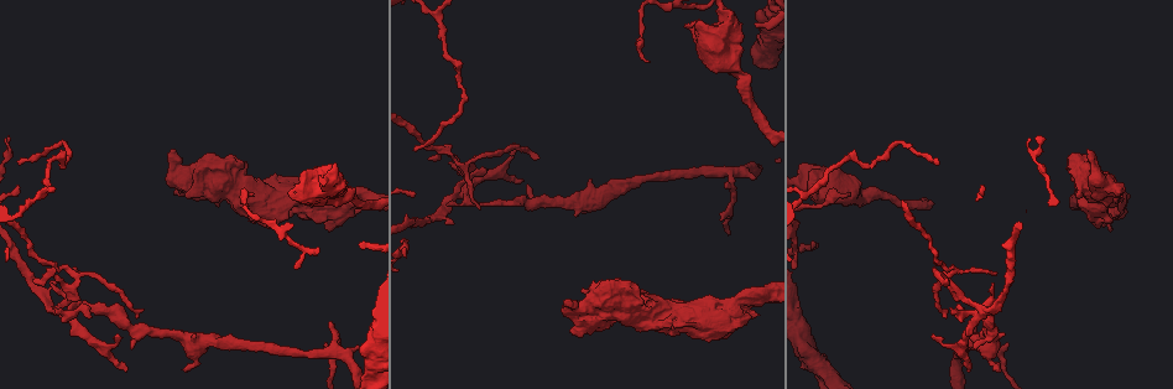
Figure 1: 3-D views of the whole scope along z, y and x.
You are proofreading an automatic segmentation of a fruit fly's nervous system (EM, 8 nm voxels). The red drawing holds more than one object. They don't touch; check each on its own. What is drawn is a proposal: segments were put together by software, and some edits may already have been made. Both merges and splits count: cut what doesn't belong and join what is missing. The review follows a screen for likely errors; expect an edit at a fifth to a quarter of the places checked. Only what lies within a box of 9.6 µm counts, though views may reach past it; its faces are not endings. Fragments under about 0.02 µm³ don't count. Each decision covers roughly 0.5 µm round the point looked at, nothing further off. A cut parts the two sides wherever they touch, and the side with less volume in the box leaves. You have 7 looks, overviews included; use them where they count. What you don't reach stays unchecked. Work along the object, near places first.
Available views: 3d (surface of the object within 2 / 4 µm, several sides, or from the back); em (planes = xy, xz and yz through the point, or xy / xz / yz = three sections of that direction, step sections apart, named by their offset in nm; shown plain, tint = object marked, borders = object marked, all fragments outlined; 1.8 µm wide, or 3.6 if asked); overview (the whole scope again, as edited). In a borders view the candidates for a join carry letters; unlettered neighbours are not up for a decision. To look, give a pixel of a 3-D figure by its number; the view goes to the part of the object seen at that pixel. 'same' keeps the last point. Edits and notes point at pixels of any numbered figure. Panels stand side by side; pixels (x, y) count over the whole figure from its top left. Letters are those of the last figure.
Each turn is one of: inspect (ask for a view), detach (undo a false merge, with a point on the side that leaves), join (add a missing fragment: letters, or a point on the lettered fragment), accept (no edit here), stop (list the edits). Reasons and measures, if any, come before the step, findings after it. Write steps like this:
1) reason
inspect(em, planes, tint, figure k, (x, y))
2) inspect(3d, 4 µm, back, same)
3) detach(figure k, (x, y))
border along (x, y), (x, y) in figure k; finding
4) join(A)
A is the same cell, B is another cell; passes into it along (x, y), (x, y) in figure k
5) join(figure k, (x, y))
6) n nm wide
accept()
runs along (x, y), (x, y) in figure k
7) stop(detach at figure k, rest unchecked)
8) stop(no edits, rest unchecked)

calibre changes
inspect(3d, 4 µm, figure 1, (200, 182))

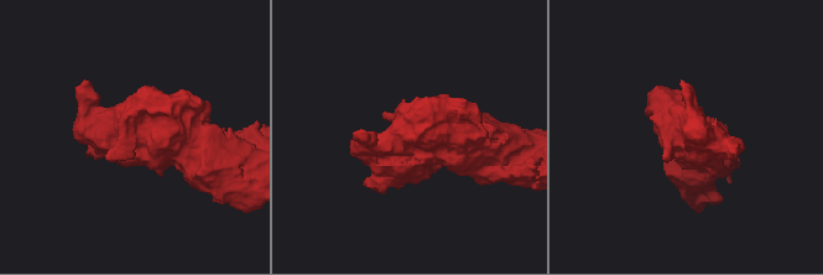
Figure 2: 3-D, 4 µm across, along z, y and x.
inspect(em, 3.6 µm, planes, borders, figure 2, (404, 142))

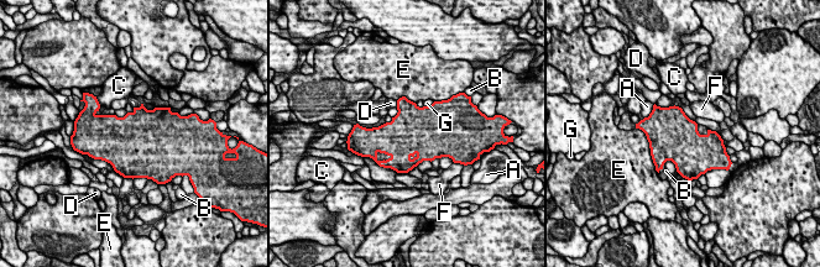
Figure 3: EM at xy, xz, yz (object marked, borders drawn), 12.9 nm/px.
650 nm wide
accept()
A, B, C, D, E, F and G are other cells; border along (656, 104), (670, 106) in figure 3; one cell here

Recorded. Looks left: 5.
thick turns thin
inspect(em, 3.6 µm, xy, step 16, tint, figure 1, (734, 307))

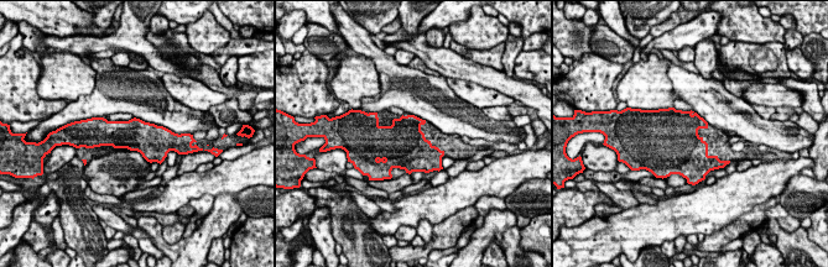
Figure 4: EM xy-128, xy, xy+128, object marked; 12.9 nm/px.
another direction
inspect(em, 3.6 µm, planes, borders, same)

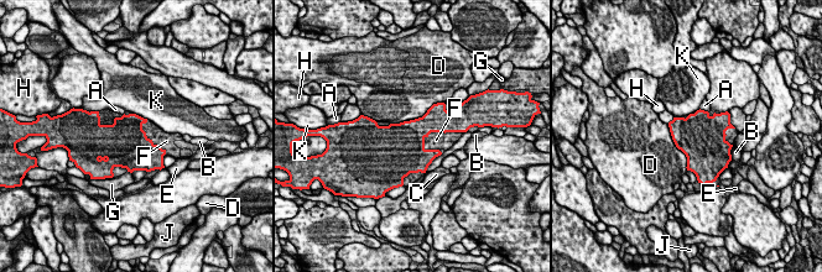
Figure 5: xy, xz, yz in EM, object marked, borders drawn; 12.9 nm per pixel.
D touches over 700 nm
join(F)
F is the same cell, A, B, C, D, E, G, H, J and K are other cells; it goes on there

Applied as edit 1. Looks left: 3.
thick end
inspect(em, xy, step 4, plain, figure 1, (289, 192))

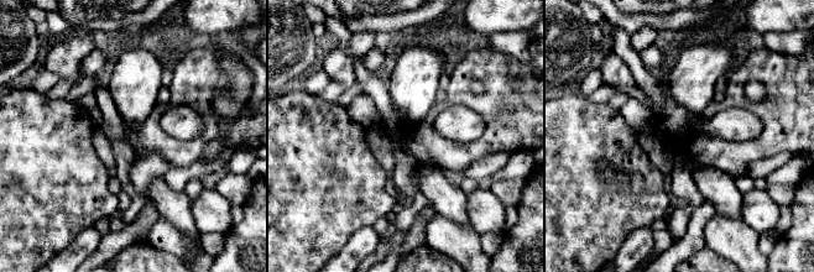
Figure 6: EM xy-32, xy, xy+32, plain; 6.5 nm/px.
what lies round it
inspect(em, xy, step 4, borders, same)

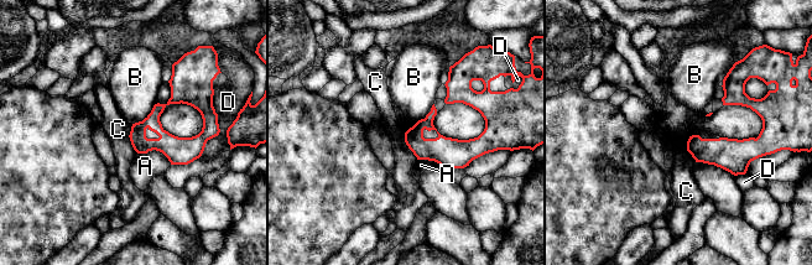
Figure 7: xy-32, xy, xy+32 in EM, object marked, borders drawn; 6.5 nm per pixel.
accept()
A, B, C and D are other cells; no lettered fragment goes on from it

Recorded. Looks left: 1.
stop(join at figure 5, rest unchecked)

